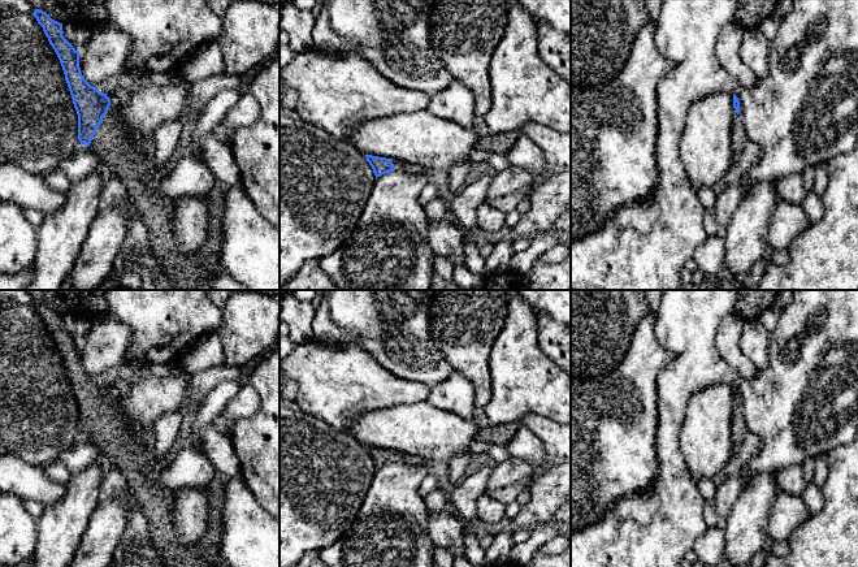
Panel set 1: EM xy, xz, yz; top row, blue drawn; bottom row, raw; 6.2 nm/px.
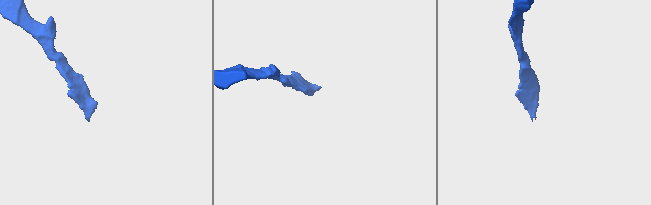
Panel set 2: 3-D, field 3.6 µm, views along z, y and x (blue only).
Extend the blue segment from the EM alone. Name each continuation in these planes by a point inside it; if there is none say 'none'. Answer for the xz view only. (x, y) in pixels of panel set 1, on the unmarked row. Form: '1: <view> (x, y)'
1: xz (399, 457)

